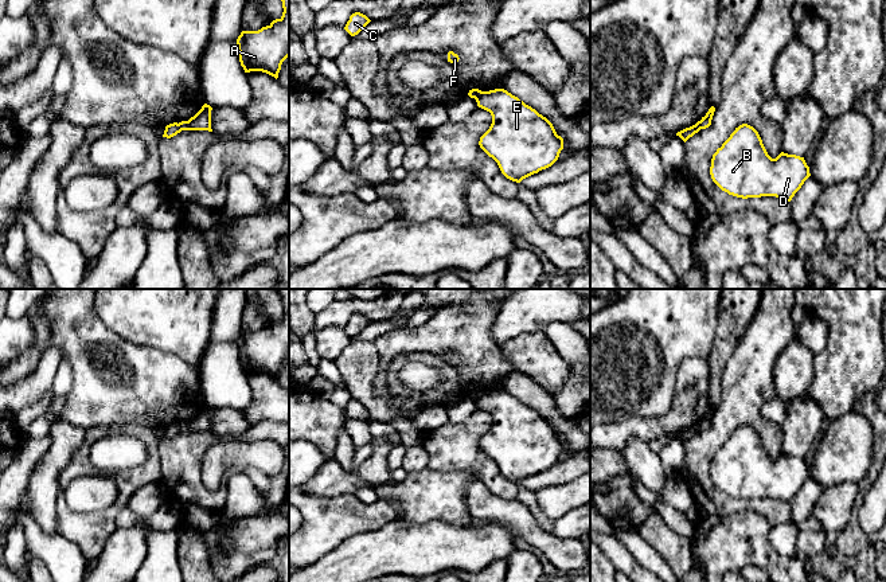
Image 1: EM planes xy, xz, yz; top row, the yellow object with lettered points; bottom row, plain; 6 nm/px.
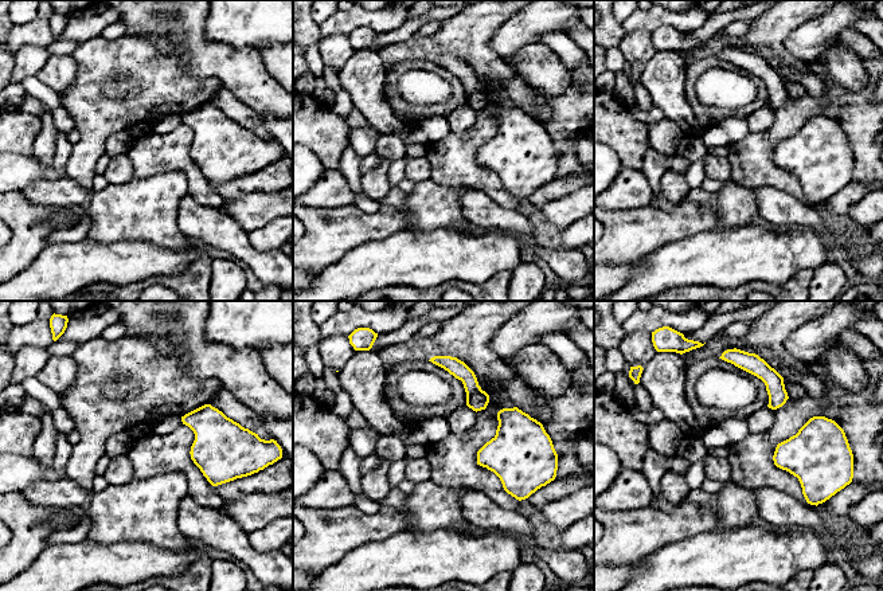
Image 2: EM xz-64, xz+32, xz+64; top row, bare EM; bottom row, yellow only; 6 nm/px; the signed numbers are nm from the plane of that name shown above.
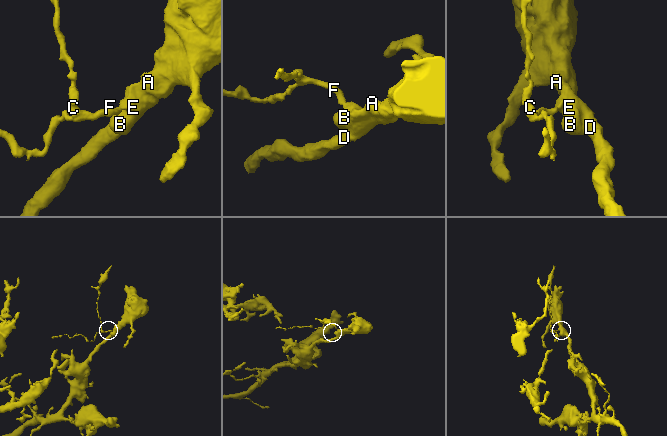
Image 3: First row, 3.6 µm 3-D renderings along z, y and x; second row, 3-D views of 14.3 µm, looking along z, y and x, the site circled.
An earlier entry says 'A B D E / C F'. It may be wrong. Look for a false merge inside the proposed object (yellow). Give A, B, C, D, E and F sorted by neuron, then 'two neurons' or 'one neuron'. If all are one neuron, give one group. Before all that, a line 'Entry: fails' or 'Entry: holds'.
Entry: holds
groups A B D E / C F; two neurons

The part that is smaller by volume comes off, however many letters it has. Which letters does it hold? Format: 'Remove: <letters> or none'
Remove: C, F

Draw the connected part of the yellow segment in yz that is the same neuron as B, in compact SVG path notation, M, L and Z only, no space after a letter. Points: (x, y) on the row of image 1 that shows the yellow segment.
M742 124L713 155L713 181L729 195L748 199L776 196L791 202L811 176L804 157L781 152L772 159L758 132Z

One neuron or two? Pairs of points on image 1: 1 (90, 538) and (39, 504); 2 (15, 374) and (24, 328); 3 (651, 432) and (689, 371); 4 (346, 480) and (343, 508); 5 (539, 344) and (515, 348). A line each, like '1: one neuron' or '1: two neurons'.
1: two neurons
2: two neurons
3: one neuron
4: two neurons
5: one neuron

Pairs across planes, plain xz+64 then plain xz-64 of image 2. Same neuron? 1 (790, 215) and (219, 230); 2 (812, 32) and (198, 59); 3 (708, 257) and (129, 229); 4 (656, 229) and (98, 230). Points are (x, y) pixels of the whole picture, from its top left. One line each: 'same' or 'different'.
1: same
2: different
3: different
4: different

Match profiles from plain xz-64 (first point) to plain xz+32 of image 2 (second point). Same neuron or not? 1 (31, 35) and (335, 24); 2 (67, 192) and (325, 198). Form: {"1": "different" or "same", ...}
{"1": "same", "2": "same"}

